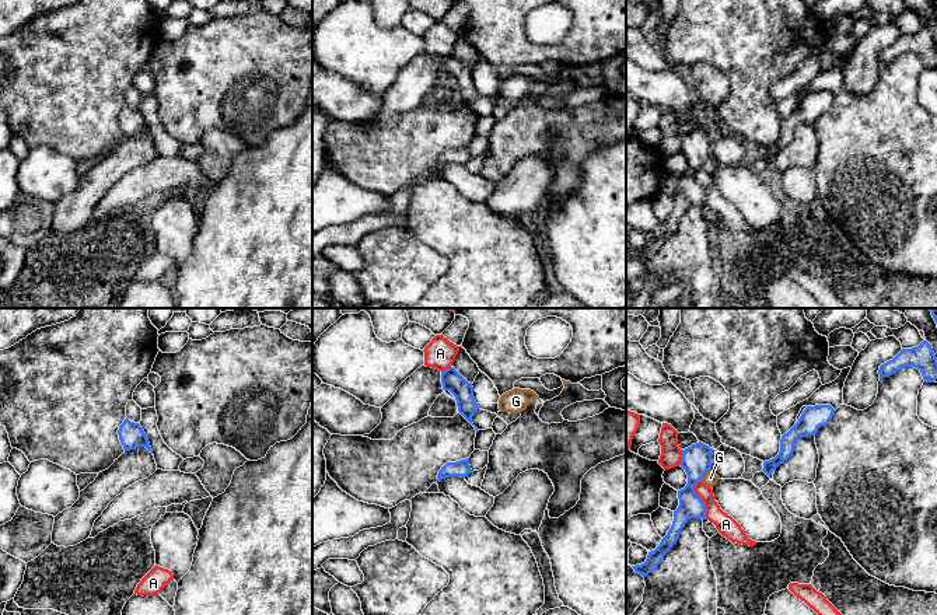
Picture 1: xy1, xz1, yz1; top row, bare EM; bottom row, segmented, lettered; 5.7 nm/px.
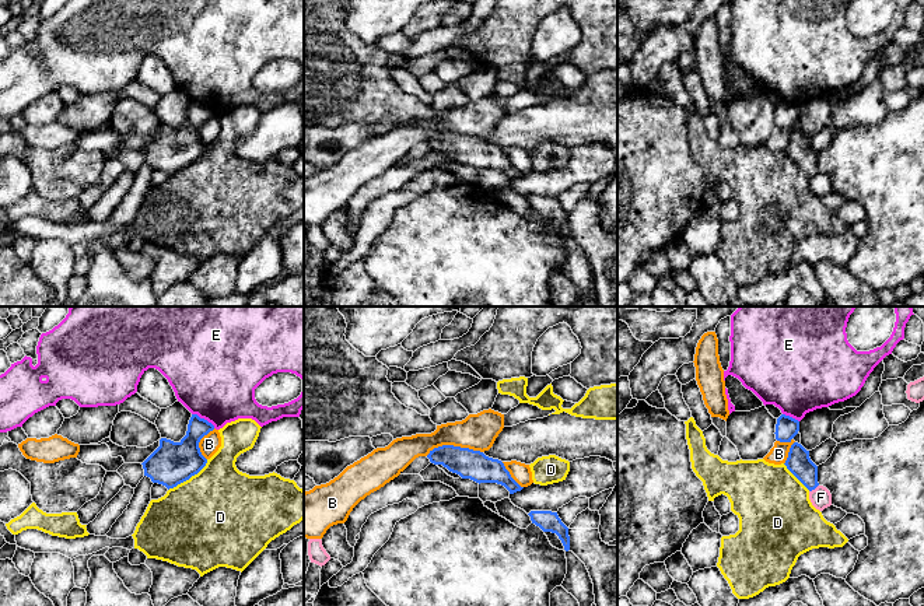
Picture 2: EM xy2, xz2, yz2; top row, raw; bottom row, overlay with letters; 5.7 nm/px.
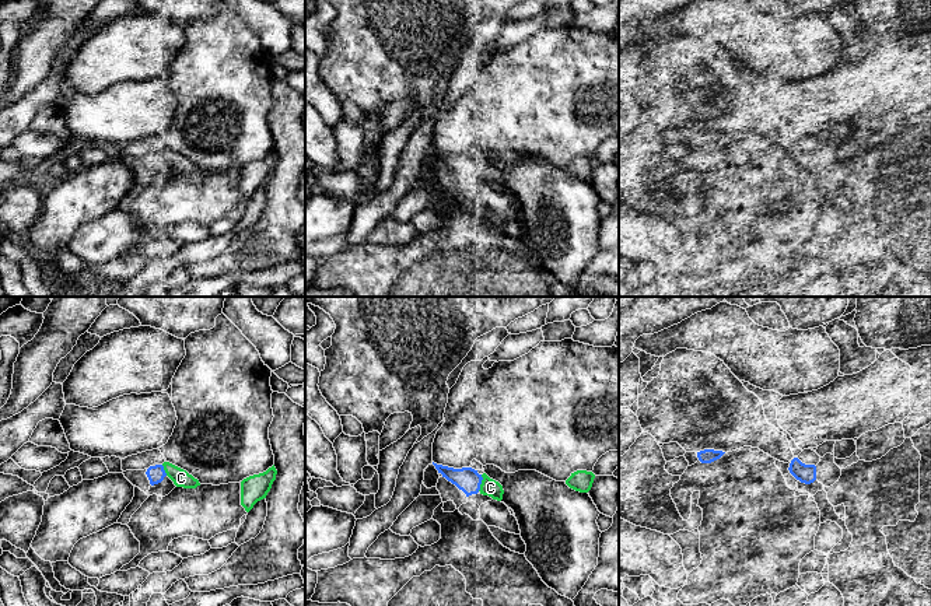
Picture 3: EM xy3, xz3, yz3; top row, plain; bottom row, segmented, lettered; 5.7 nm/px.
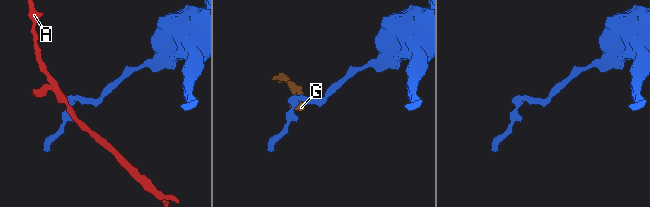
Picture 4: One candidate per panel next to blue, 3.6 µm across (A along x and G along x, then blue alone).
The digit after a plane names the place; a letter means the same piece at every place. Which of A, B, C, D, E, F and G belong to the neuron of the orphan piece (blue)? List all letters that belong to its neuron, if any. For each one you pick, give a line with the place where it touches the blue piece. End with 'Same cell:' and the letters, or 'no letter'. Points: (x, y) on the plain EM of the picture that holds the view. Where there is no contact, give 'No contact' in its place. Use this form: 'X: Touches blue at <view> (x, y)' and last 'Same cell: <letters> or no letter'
C: Touches blue at xz3 (480, 170)
Same cell: C

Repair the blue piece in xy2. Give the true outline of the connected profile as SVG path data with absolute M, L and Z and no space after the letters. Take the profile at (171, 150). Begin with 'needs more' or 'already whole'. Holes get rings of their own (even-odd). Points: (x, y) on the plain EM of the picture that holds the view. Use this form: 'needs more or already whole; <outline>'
already whole; M192 101L186 122L179 129L160 126L160 133L141 150L144 162L169 176L197 161L207 150L199 129L213 116L211 109Z

